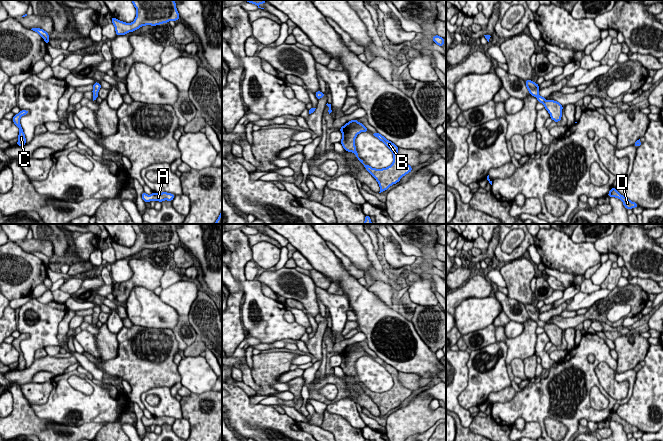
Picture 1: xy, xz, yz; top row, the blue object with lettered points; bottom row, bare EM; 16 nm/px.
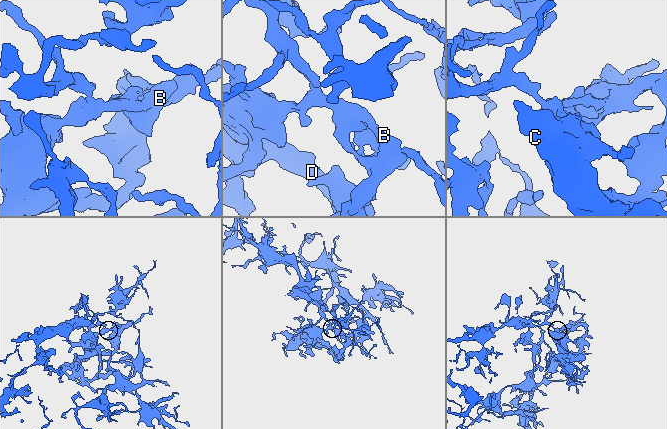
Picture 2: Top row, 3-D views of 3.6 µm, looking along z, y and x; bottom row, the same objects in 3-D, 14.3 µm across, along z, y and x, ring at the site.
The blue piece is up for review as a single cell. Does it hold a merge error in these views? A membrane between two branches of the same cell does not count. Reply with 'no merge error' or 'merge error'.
no merge error

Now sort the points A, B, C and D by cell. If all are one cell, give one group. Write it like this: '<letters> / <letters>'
A B C D

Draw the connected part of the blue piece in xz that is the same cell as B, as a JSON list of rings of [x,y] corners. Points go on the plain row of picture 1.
[[[357,343],[347,346],[339,354],[342,357],[340,367],[342,368],[344,374],[353,376],[358,384],[364,389],[365,393],[376,403],[380,411],[379,417],[384,416],[393,408],[398,407],[403,400],[412,395],[412,390],[400,384],[398,380],[399,372],[378,356],[374,357],[373,359],[390,373],[393,378],[393,387],[390,390],[382,393],[372,392],[368,388],[365,389],[363,384],[358,381],[354,365],[358,358],[361,356],[367,356],[368,353],[364,350],[364,348],[358,346]]]

